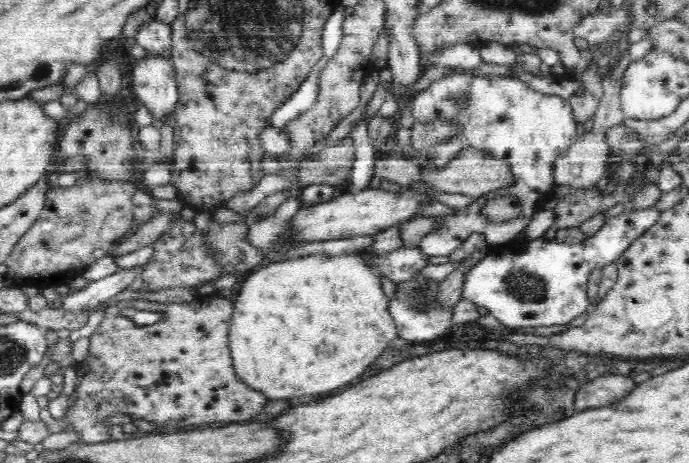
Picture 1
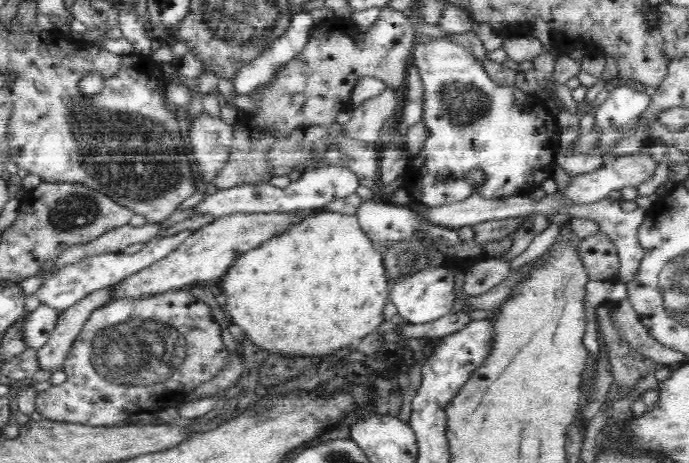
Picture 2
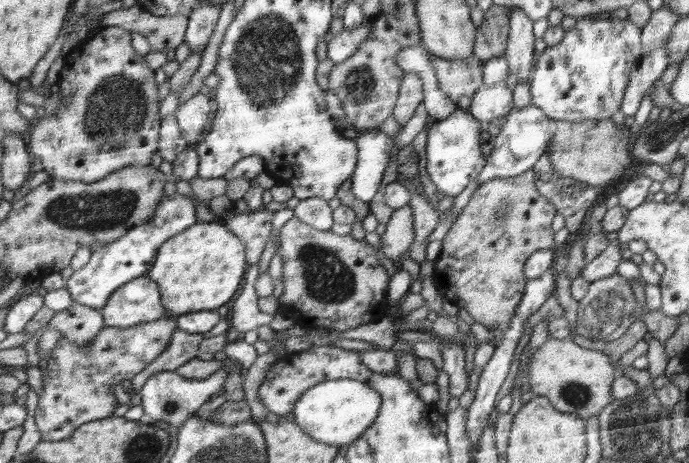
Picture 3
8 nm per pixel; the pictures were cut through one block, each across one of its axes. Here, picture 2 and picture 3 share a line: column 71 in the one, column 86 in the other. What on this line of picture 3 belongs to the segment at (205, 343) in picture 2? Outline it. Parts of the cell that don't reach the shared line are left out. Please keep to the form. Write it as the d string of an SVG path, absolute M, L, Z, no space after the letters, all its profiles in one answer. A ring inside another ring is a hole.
M168 316L136 327L114 328L105 325L88 346L72 344L72 340L66 336L60 338L48 358L48 371L43 372L44 391L34 412L41 441L62 441L88 423L112 418L116 398L110 392L110 386L131 381L159 359L171 344L176 330L179 330L176 316Z

